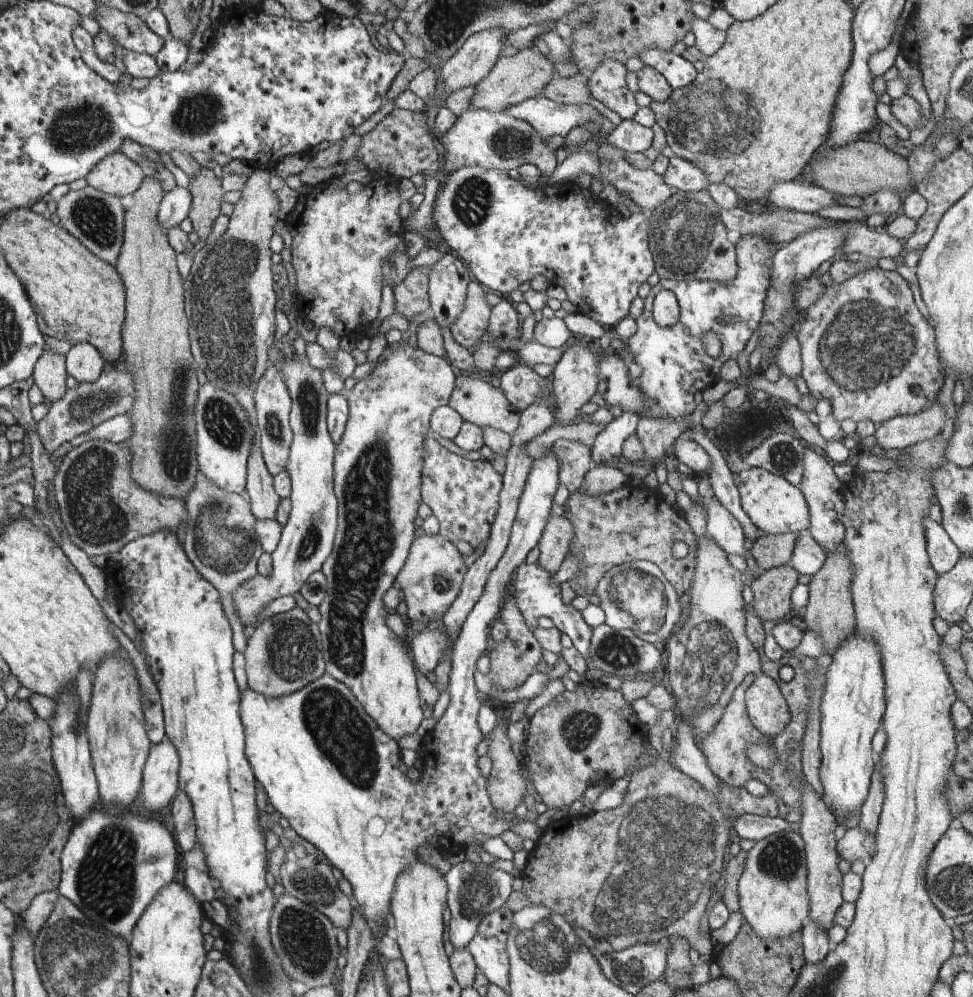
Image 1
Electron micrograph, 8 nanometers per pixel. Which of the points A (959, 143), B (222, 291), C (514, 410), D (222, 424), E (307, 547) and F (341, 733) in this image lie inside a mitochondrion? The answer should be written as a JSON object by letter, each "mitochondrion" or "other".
{"A":"other","B":"mitochondrion","C":"other","D":"mitochondrion","E":"mitochondrion","F":"mitochondrion"}

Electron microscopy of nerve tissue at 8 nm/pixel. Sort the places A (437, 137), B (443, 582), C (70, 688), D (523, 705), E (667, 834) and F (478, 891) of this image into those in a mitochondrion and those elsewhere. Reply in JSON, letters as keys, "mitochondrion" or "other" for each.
{"A":"other","B":"mitochondrion","C":"other","D":"other","E":"mitochondrion","F":"mitochondrion"}

